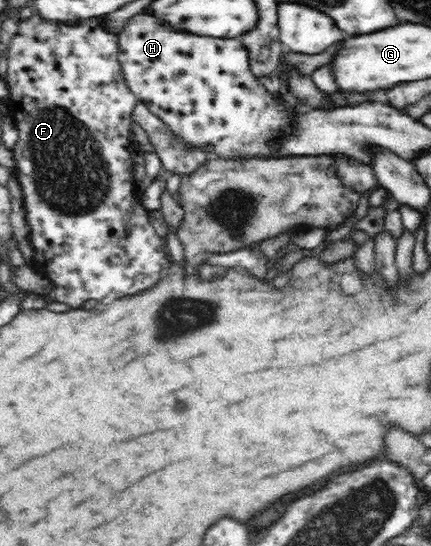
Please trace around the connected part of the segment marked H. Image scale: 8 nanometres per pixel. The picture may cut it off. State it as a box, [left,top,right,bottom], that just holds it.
[117,16,292,157]

